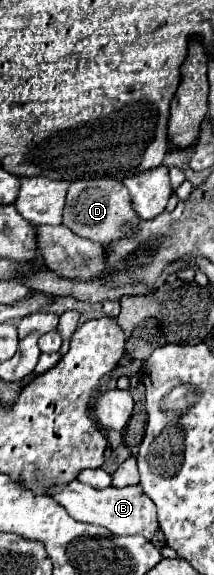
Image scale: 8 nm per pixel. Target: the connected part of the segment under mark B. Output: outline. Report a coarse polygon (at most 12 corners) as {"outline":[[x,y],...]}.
{"outline":[[142,486],[50,488],[74,520],[152,538],[154,502]]}

